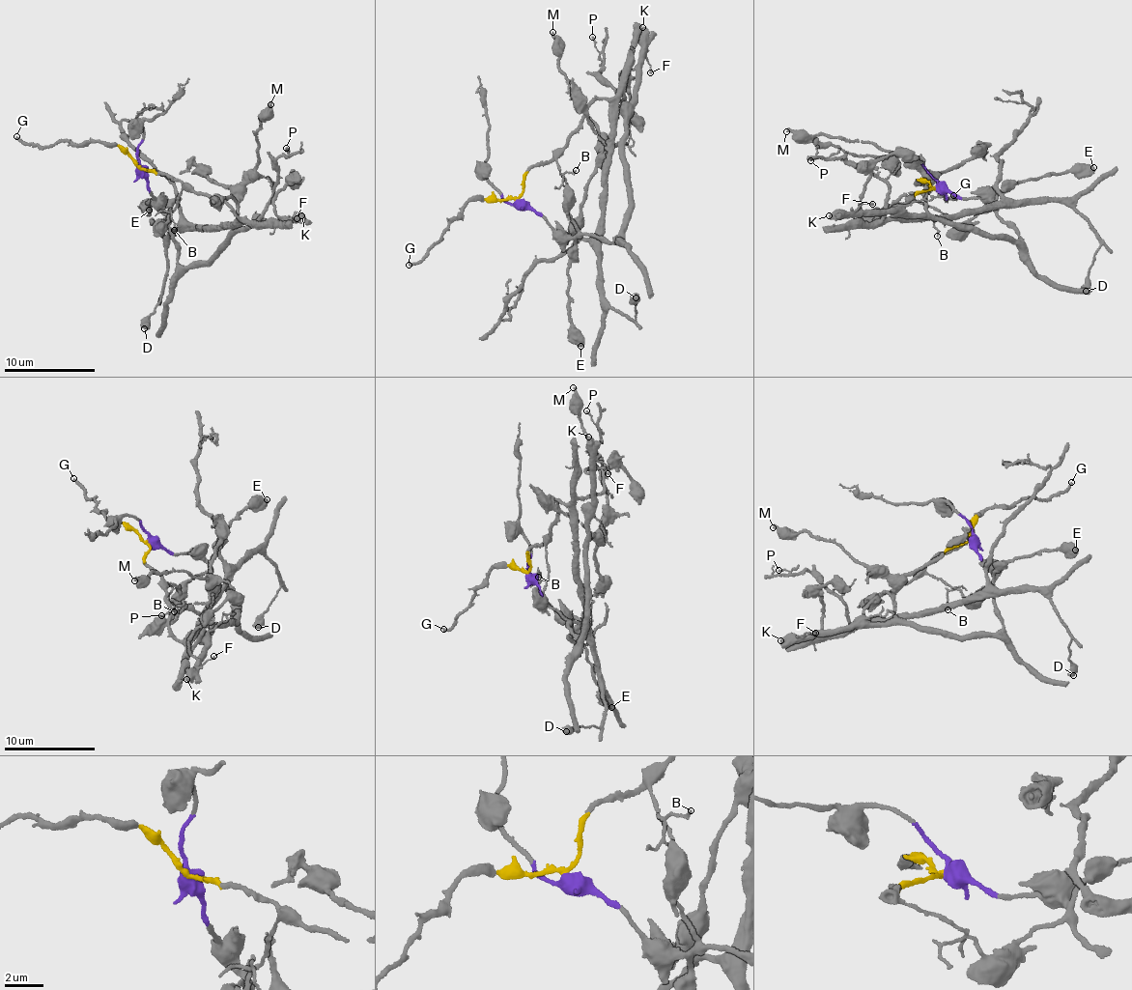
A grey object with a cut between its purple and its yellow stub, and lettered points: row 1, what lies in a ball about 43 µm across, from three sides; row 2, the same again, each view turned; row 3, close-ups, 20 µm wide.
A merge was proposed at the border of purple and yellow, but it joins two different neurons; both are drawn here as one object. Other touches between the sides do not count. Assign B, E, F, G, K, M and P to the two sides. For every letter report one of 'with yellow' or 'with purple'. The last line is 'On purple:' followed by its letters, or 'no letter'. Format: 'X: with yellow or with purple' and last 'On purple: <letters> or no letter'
B: with yellow
E: with purple
F: with purple
G: with yellow
K: with purple
M: with purple
P: with yellow
On purple: E, F, K, M

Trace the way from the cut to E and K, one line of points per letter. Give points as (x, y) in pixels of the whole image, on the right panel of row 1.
E: (935, 187), (963, 198), (1041, 179), (1048, 174), (1074, 173), (1094, 167)
K: (935, 187), (994, 204), (999, 219), (1017, 230), (1019, 240), (893, 212), (835, 210), (828, 216)

